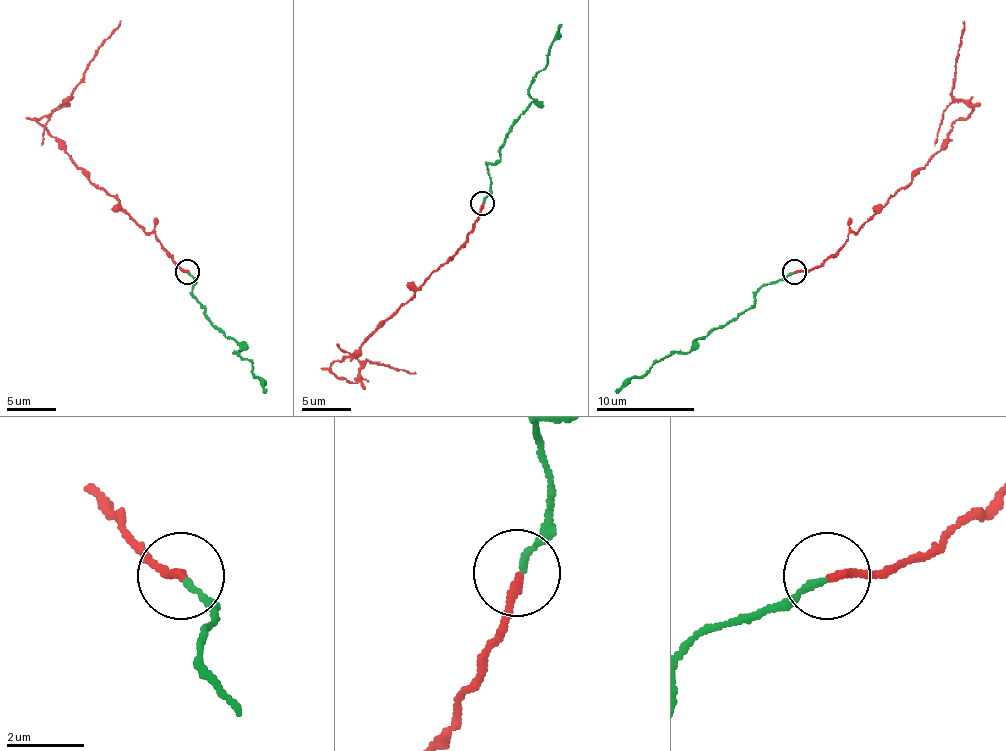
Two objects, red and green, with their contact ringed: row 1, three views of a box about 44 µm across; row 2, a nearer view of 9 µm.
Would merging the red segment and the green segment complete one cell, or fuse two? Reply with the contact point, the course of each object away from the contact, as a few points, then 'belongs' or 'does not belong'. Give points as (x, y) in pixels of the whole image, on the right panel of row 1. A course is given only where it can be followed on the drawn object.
place (794, 271); course red (793, 271), (810, 271), (830, 259), (928, 163), (972, 109), (952, 95), (962, 21); course green (793, 273), (771, 281), (757, 293), (749, 307), (720, 325), (690, 349), (671, 352), (644, 374), (615, 391); does not belong

